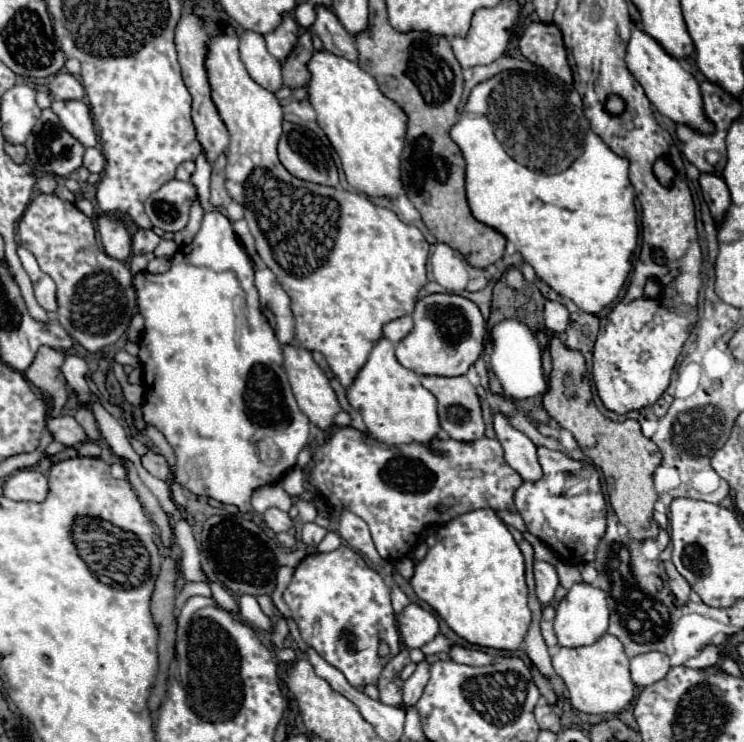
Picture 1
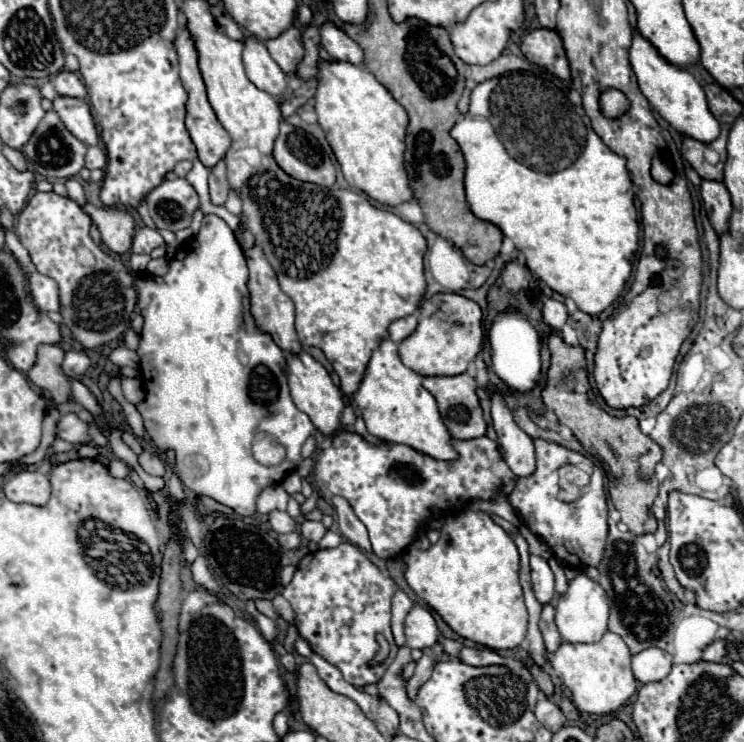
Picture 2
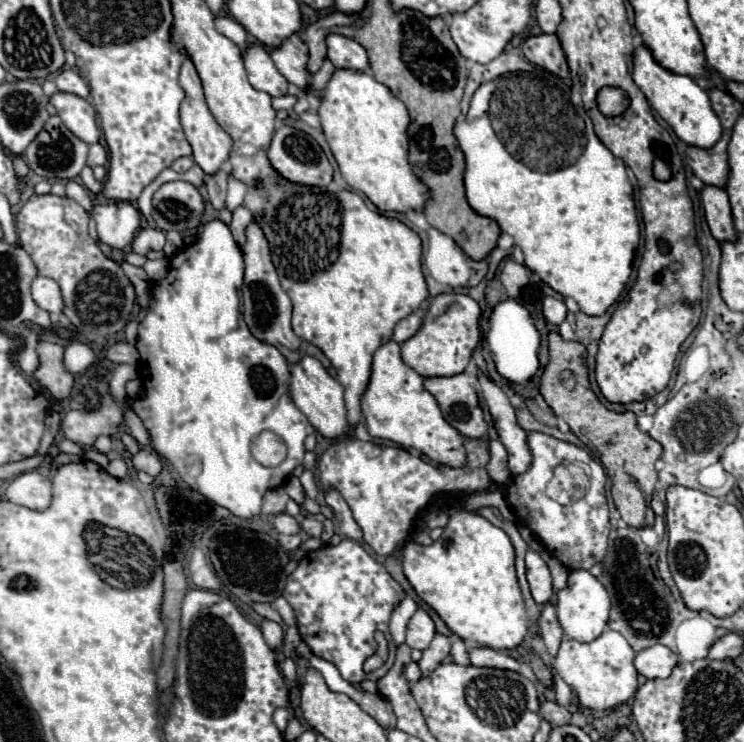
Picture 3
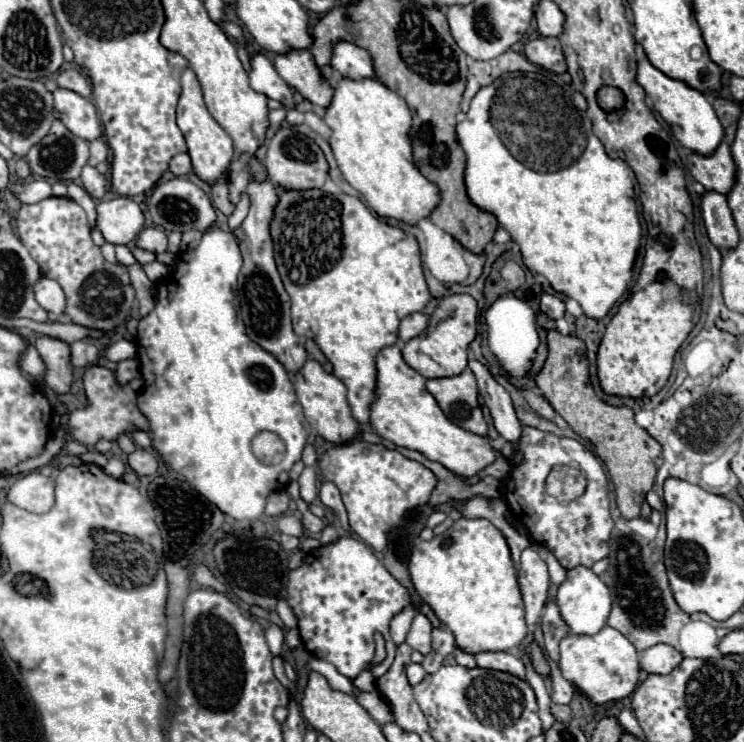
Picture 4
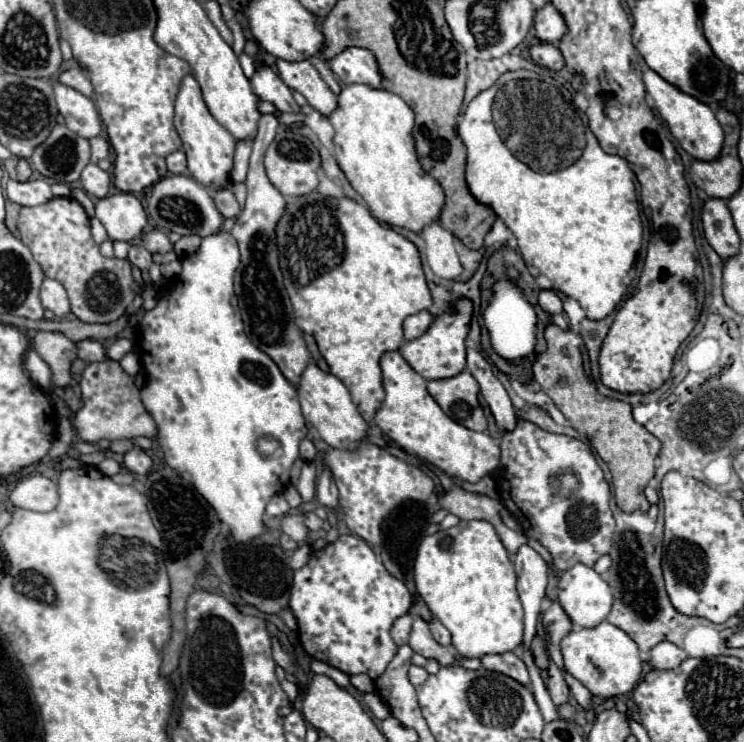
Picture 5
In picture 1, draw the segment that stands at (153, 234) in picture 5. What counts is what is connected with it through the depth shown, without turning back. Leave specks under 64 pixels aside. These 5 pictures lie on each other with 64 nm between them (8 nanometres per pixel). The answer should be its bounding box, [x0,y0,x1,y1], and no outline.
[132,228,160,254]

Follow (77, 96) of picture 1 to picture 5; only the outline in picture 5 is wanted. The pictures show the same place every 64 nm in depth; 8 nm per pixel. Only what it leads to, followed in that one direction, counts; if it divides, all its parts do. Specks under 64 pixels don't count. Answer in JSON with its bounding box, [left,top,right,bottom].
[58,68,92,96]

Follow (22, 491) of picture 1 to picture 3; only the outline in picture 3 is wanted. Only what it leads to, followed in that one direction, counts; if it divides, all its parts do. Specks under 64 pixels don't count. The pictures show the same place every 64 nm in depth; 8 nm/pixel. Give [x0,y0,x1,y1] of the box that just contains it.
[6,470,52,510]

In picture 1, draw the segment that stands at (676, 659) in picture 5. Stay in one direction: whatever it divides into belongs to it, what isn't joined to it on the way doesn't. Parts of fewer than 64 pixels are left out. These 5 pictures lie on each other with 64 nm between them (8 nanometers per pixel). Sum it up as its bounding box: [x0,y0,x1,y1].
[630,652,670,688]

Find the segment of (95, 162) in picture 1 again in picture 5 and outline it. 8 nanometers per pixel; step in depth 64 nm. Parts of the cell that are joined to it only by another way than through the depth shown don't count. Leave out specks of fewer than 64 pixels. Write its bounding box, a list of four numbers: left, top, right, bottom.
[90,136,110,164]

